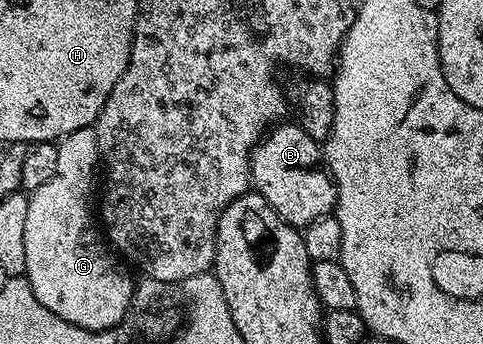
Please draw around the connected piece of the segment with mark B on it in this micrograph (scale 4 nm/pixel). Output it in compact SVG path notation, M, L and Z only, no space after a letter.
M299 123L287 124L274 126L251 152L251 183L282 221L306 227L334 210L339 192L323 160L320 142L307 135Z

